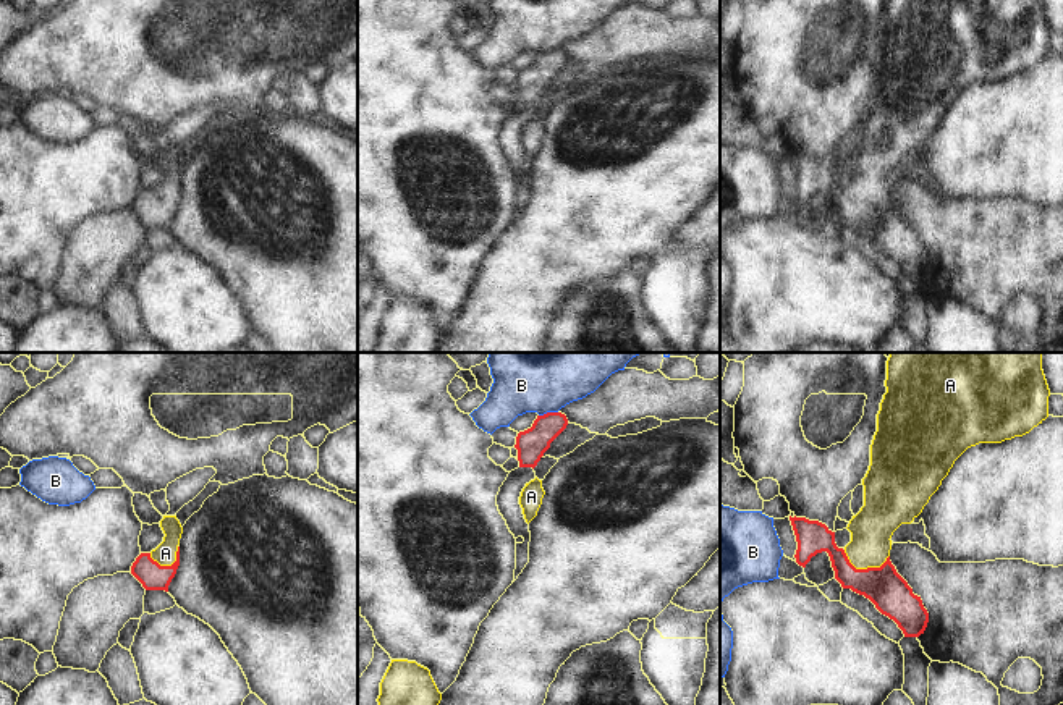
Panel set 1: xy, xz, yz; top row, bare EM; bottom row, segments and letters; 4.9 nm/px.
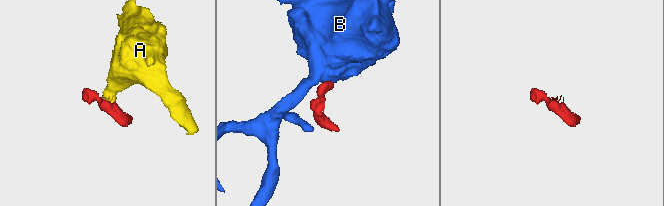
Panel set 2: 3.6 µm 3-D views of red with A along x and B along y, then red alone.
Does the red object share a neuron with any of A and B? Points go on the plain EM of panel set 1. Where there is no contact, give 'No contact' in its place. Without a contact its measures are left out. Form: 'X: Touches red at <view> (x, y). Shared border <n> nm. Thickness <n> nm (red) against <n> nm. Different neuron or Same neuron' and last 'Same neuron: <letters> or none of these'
A: Touches red at yz (864, 207). Shared border 240 nm. Thickness 200 nm (red) against 220 nm. Same neuron
B: Touches red at xz (547, 50). Shared border 100 nm. Thickness 150 nm (red) against 260 nm. Different neuron
Same neuron: A.

